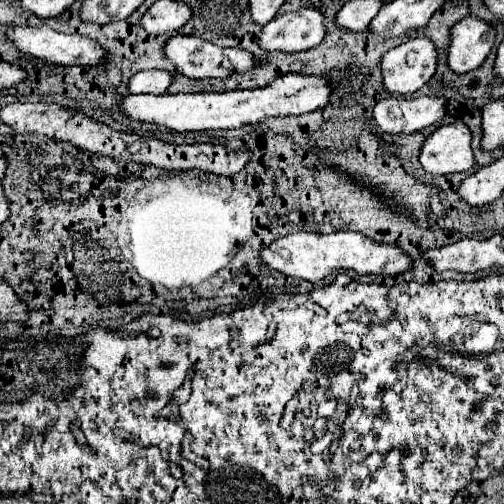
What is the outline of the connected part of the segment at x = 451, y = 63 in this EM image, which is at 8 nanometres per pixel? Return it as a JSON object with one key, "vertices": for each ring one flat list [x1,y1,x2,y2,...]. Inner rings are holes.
{"vertices":[[467,16,451,26,451,40,447,48,447,66,455,74,465,74,483,64,495,40,495,32,487,22]]}

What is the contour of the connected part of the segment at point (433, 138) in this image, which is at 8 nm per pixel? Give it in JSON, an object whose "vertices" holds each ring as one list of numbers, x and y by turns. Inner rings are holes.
{"vertices":[[465,124,437,128,421,146,419,162,429,176,465,172,473,166,471,132]]}

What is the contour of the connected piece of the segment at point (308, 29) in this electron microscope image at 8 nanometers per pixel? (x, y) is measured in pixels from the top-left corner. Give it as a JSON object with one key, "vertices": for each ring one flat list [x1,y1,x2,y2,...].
{"vertices":[[301,8,275,16,263,26,259,46,265,52,305,52,315,48,325,36,323,14,317,8]]}

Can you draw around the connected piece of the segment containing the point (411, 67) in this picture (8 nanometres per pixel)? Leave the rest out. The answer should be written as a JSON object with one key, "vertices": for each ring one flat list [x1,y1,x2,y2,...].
{"vertices":[[411,38,381,58,383,86,393,96,413,94,431,80,435,66,437,52,429,38]]}

